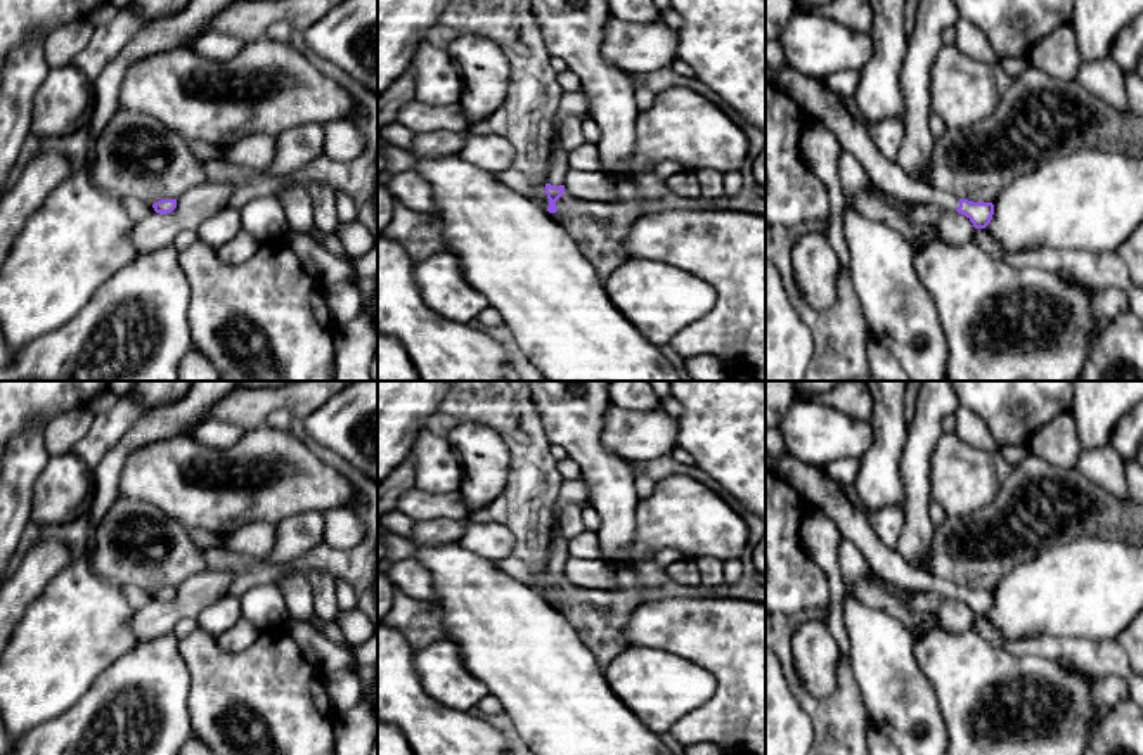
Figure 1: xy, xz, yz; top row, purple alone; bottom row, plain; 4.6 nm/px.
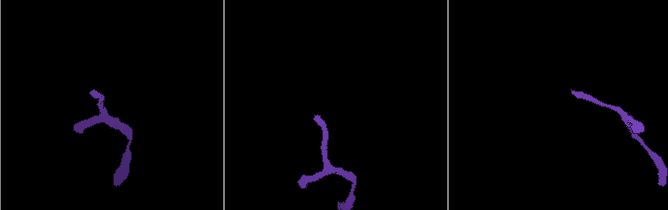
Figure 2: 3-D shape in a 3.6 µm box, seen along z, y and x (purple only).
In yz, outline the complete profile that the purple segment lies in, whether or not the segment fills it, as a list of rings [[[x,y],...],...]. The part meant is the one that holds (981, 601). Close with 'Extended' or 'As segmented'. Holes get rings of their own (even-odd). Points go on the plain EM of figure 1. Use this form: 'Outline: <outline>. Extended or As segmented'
Outline: [[[765,454],[765,469],[788,481],[805,509],[823,511],[831,518],[842,537],[850,540],[866,558],[869,570],[894,589],[918,594],[942,594],[965,603],[975,616],[985,616],[994,603],[992,590],[973,590],[914,568],[895,549],[887,547],[873,530],[868,514],[857,509],[823,468],[793,457],[774,459]]]. Extended

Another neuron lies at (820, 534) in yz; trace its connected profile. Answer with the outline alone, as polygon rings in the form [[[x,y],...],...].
[[[805,509],[800,539],[810,558],[821,566],[830,585],[831,611],[828,629],[835,637],[840,651],[840,660],[849,656],[849,636],[843,625],[843,597],[847,585],[838,566],[838,542],[842,533],[836,523],[823,511]]]

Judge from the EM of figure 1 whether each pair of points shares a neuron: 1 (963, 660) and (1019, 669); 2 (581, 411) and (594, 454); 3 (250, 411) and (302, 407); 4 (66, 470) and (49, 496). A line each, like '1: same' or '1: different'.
1: same
2: same
3: same
4: same

